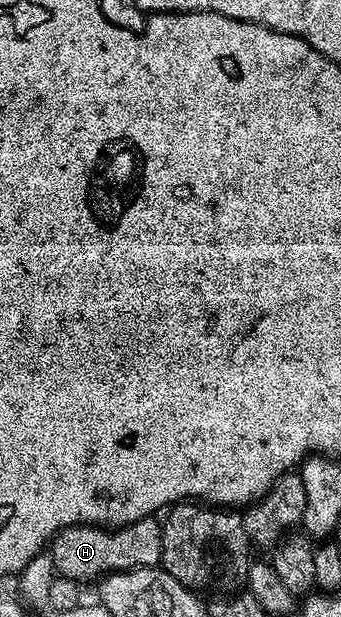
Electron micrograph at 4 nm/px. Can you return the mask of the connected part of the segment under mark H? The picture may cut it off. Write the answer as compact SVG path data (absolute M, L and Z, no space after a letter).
M156 518L139 520L126 525L125 528L97 528L95 524L75 524L52 537L52 564L59 575L77 582L96 582L111 572L154 568L160 564L163 533L161 521Z

